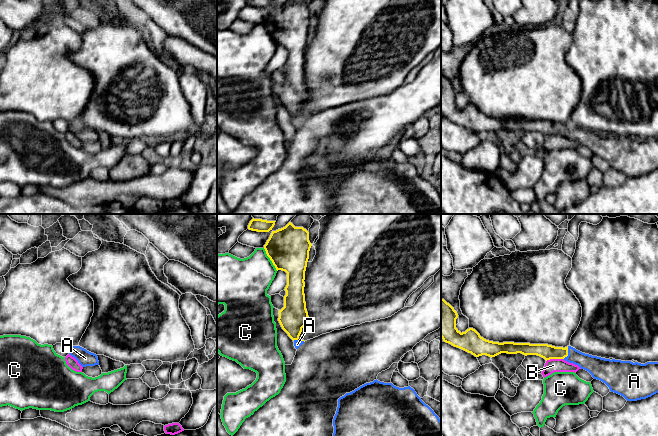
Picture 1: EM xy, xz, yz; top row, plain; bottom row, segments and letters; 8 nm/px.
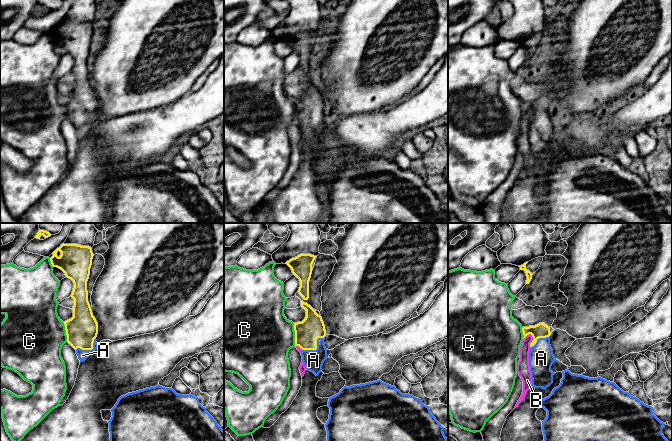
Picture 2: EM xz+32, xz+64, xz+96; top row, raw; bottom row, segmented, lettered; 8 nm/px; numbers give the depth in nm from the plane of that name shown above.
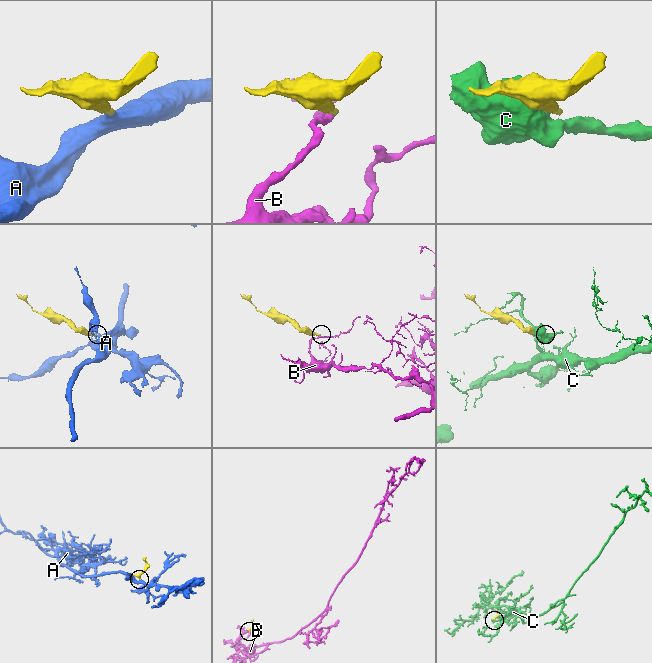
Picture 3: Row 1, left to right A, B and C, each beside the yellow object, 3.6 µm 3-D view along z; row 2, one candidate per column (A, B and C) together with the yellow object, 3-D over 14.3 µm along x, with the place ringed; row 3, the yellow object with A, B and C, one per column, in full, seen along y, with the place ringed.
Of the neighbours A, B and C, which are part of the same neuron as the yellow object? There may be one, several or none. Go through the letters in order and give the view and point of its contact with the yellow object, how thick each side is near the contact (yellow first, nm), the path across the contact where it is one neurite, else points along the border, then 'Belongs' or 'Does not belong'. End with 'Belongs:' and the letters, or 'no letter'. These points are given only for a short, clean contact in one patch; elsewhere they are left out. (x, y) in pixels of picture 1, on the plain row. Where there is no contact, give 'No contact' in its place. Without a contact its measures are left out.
A: Touches yellow at yz (567, 129). Thickness 120 nm (yellow) against 150 nm. Path across: yz (546, 127), (567, 129), (594, 141). Belongs
B: Touches yellow at yz (554, 134). Thickness 120 nm (yellow) against 110 nm. Boundary: yz (562, 134), (550, 134), (546, 137). Does not belong
C: Touches yellow at xz (270, 35). Thickness 340 nm (yellow) against 360 nm. Does not belong
Belongs: A

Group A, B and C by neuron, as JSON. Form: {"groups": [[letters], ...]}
{"groups": [["A"], ["B"], ["C"]]}

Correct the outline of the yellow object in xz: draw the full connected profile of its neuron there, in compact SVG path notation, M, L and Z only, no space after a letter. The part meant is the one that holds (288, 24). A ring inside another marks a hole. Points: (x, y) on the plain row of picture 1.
M293 0L272 7L264 21L266 30L276 46L287 49L284 83L279 86L278 97L294 117L296 125L304 120L305 117L300 116L299 112L302 104L310 97L306 85L304 56L311 22L309 8Z

